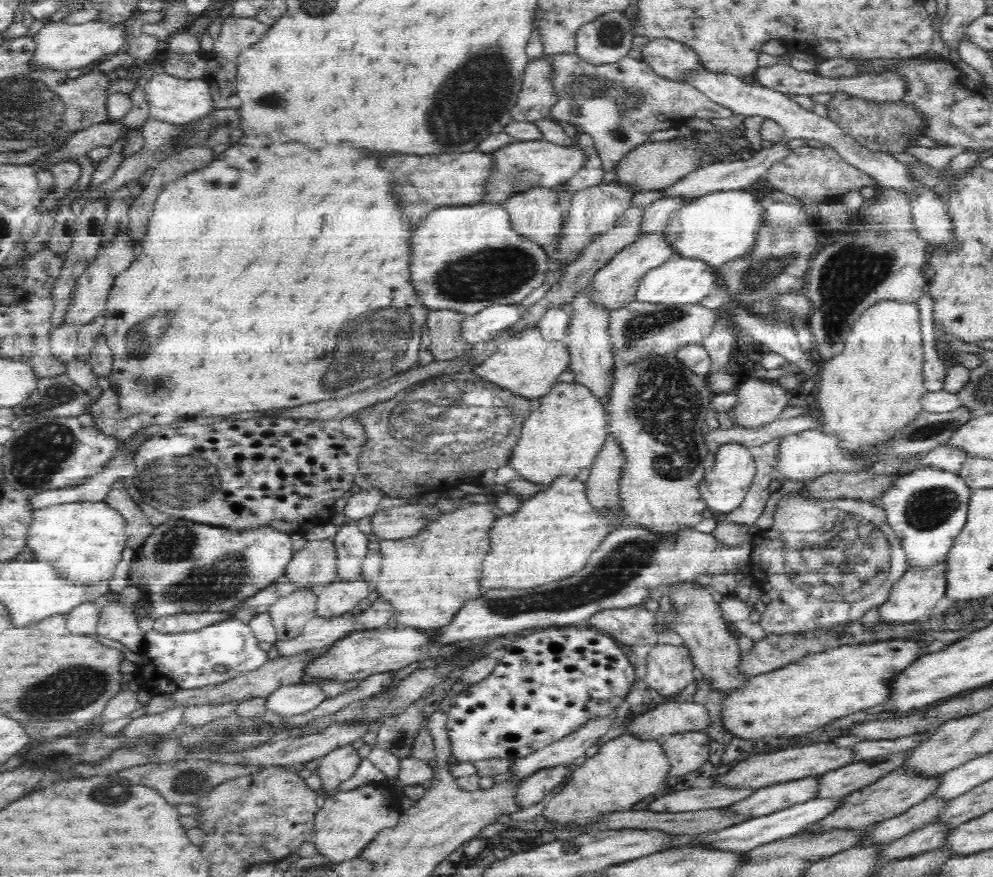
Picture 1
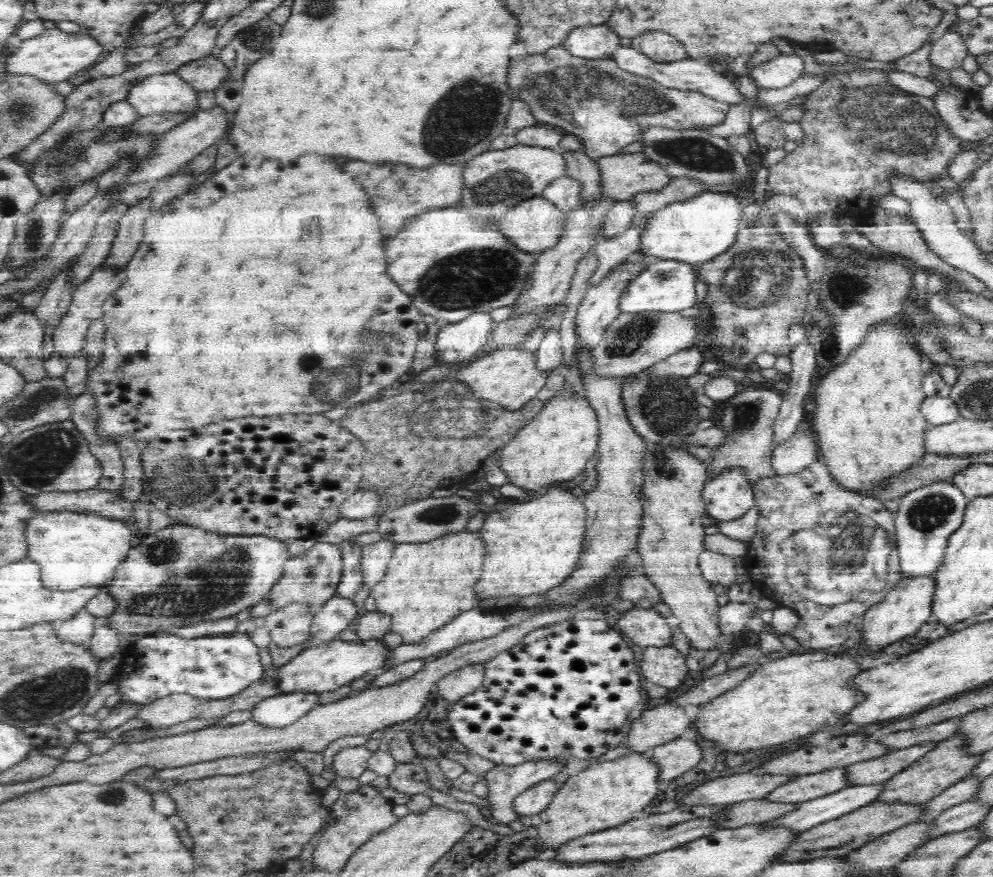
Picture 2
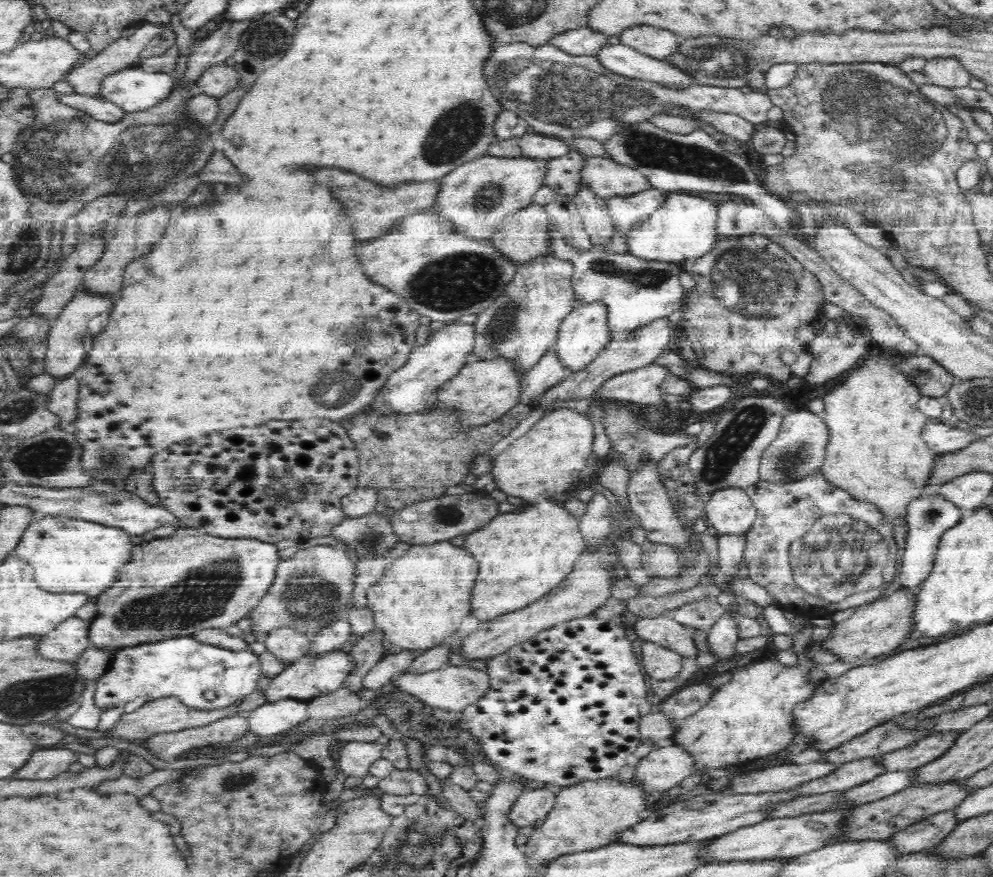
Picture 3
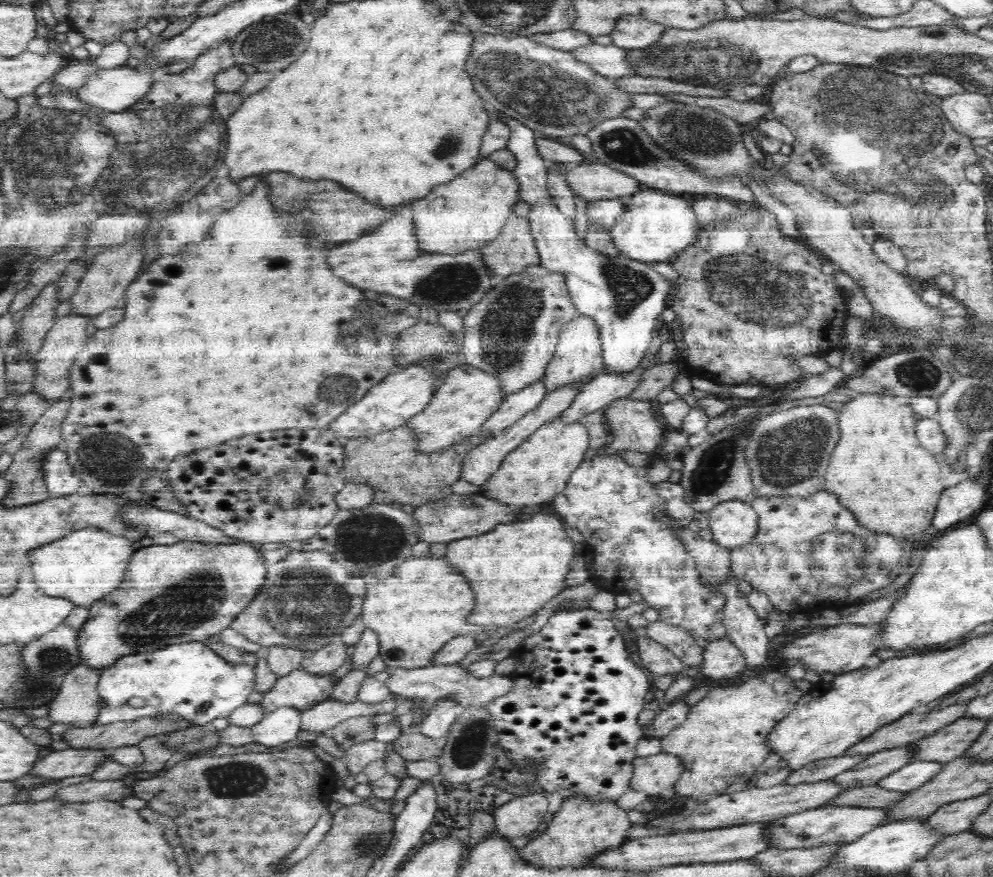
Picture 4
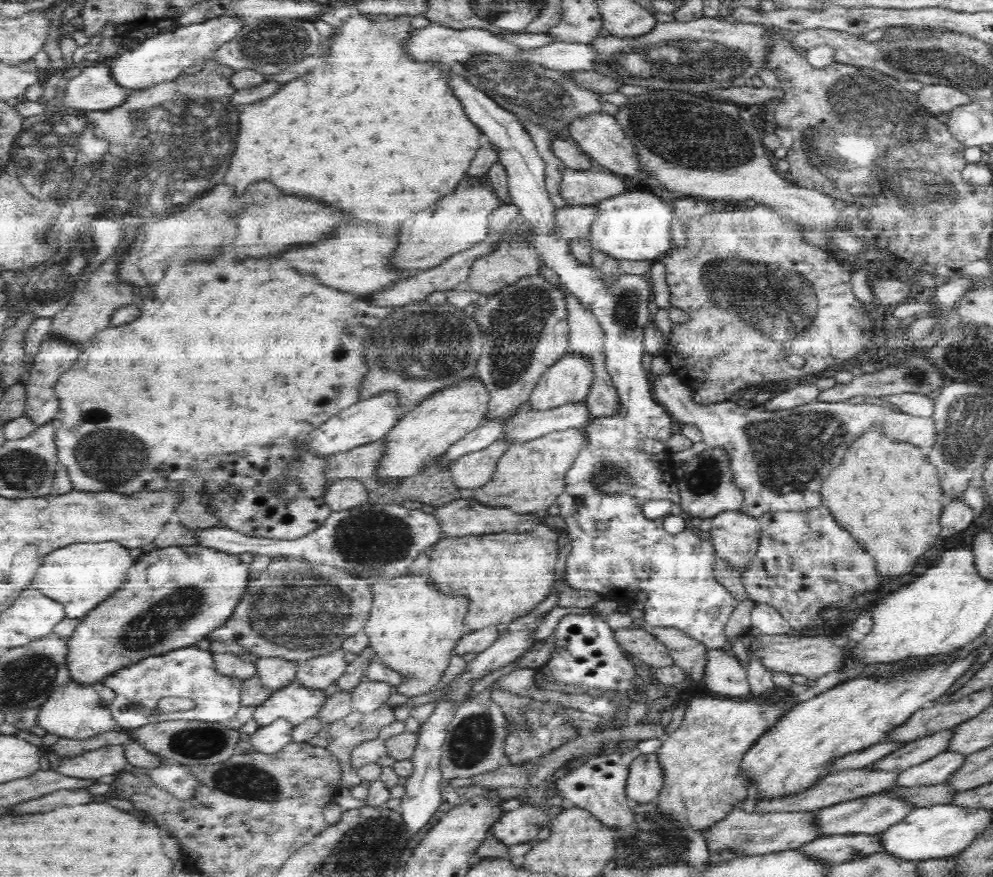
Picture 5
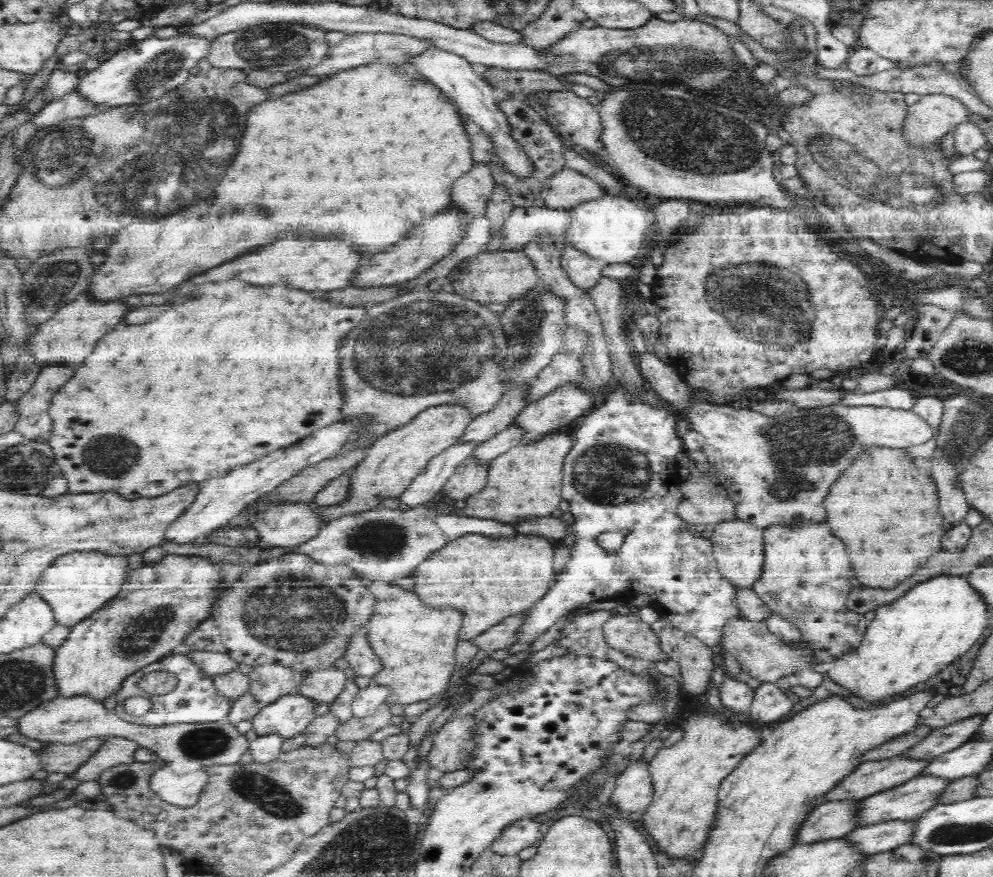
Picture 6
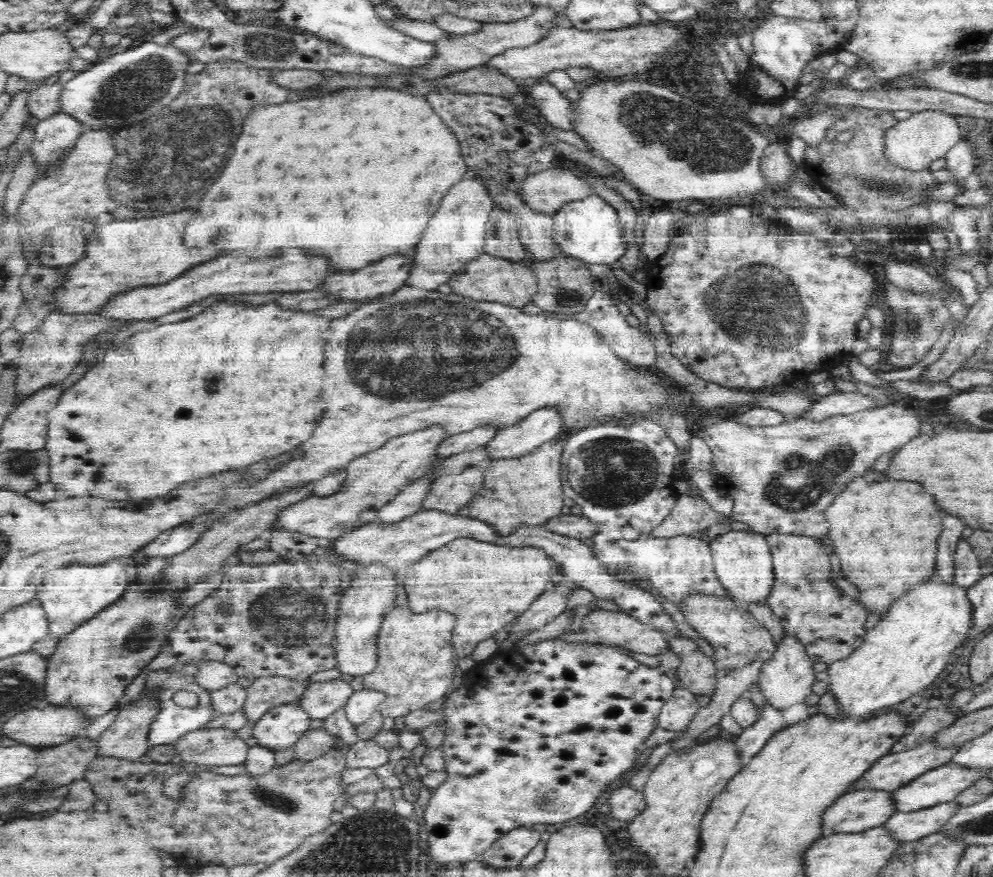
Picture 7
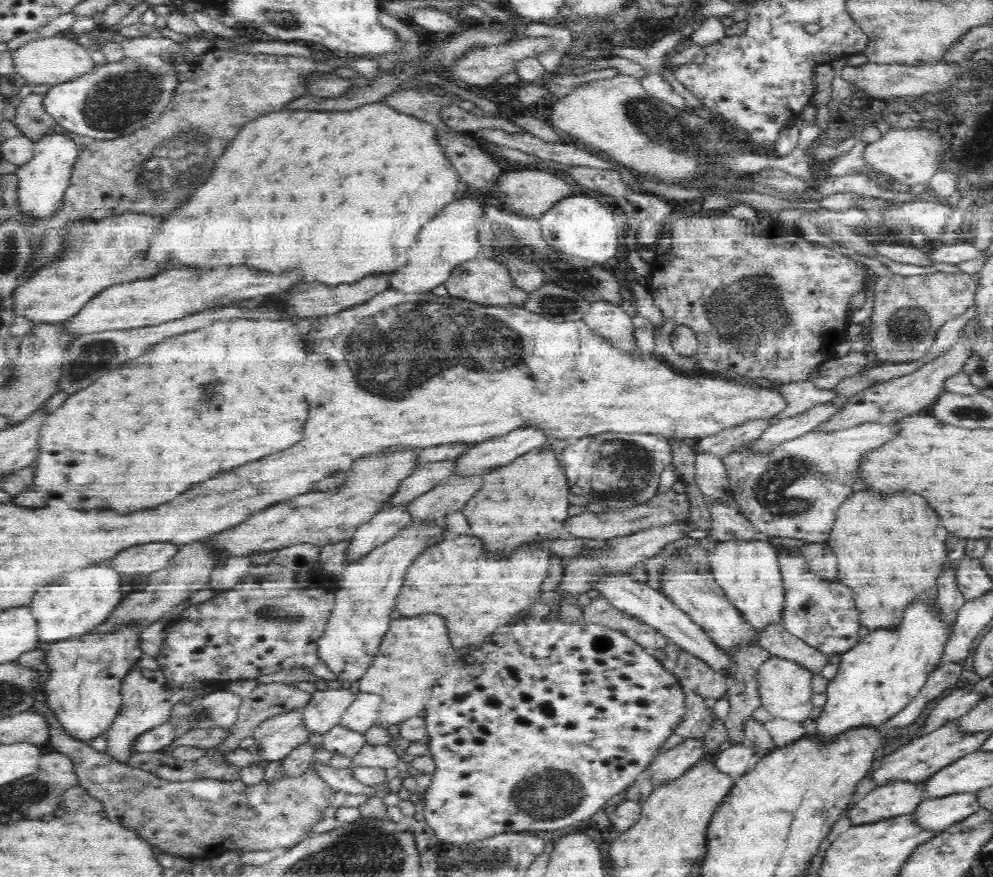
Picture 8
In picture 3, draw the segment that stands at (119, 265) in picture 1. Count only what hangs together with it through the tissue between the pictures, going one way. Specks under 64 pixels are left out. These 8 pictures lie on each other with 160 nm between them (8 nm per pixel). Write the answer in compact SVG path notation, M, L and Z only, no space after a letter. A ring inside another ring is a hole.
M79 292L64 307L60 316L52 322L45 339L46 351L44 358L44 374L54 379L57 385L66 381L68 377L83 365L87 350L89 349L89 328L91 318L102 314L108 308L114 306L115 299L112 297L88 296L88 293Z

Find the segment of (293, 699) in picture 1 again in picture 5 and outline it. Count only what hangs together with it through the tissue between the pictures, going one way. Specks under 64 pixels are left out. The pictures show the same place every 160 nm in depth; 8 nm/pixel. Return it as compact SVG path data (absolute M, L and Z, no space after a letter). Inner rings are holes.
M276 721L270 726L259 728L249 739L253 744L252 750L262 754L276 754L290 743L292 727L284 721Z

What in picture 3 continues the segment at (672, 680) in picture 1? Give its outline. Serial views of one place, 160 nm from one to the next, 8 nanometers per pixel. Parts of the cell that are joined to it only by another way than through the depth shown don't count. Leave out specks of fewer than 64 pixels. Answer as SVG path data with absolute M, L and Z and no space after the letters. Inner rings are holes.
M643 641L641 645L642 665L645 672L658 680L673 679L682 668L682 656L652 641Z

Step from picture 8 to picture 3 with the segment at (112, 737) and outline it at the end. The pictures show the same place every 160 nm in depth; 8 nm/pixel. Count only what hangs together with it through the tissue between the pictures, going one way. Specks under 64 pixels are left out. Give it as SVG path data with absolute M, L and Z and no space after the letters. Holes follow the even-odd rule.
M45 747L32 753L27 764L17 770L14 777L26 780L50 780L76 768L79 768L79 760L72 750Z

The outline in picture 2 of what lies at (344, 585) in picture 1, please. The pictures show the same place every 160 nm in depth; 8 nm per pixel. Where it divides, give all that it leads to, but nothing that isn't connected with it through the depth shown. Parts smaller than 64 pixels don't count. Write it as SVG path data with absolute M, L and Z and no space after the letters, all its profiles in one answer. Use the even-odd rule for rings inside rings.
M338 596L314 613L310 641L314 646L340 638L344 630L353 630L358 616L356 606Z

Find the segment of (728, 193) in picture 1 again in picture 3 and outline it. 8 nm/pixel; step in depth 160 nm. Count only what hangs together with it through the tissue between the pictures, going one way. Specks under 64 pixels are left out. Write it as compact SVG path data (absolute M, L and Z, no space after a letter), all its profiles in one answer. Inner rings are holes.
M666 193L654 212L650 212L637 227L623 233L626 251L646 261L675 264L686 258L698 258L712 250L712 244L719 236L714 231L714 216L714 202L689 193Z

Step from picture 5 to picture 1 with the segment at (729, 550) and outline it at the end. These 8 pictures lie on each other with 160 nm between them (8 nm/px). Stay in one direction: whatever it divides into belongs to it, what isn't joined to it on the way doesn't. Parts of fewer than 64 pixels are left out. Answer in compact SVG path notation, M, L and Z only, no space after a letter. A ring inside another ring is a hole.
M738 444L722 445L715 454L715 460L712 470L702 478L699 492L707 507L723 516L736 510L748 495L755 470L754 450Z

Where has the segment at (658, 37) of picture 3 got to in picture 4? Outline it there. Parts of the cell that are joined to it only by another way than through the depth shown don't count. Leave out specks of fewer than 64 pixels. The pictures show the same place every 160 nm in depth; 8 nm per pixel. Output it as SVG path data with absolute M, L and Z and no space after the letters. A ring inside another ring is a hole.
M626 14L616 20L609 35L614 46L623 49L644 48L656 42L664 29L664 25L646 19L642 15Z

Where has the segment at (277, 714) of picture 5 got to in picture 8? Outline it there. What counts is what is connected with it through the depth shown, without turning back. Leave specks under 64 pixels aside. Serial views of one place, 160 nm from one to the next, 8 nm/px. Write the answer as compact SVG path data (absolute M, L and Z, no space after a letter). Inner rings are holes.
M296 709L290 713L284 713L280 716L272 717L268 721L264 721L256 728L253 738L255 746L259 749L260 756L264 760L281 761L290 753L304 745L308 745L308 736L310 733L304 729L302 722L301 709Z

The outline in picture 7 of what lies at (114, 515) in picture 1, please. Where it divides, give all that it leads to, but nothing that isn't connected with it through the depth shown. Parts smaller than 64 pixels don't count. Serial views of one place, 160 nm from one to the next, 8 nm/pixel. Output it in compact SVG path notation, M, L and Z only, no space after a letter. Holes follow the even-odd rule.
M120 557L106 562L106 564L70 566L64 570L56 570L56 574L48 574L44 578L42 588L38 590L36 598L42 604L44 616L48 619L50 637L60 638L71 634L78 628L91 621L104 609L122 600L129 587L126 576L127 559Z

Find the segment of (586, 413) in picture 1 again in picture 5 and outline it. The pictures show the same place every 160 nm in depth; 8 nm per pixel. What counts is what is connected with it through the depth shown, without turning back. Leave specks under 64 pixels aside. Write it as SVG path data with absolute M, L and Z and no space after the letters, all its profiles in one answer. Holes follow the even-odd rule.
M579 429L554 431L522 444L510 445L498 458L494 474L485 485L488 488L488 507L510 506L518 514L548 510L563 494L562 490L566 488L564 477L582 445L584 433Z

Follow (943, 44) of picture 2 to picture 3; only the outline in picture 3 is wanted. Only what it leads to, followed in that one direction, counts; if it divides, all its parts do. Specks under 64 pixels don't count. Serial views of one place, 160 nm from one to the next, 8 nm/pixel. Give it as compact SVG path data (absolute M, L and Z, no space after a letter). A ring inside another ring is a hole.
M954 60L928 61L923 68L926 84L942 88L966 88L970 86L970 75Z

